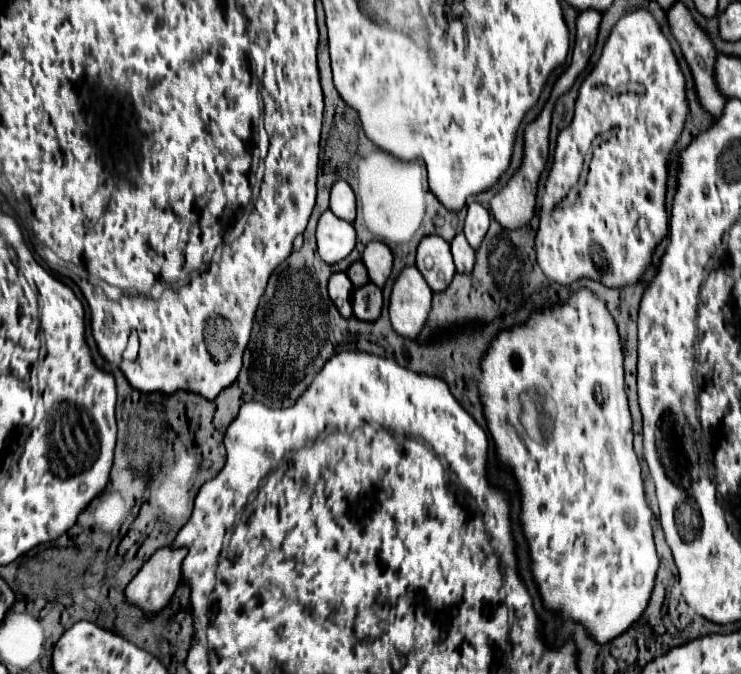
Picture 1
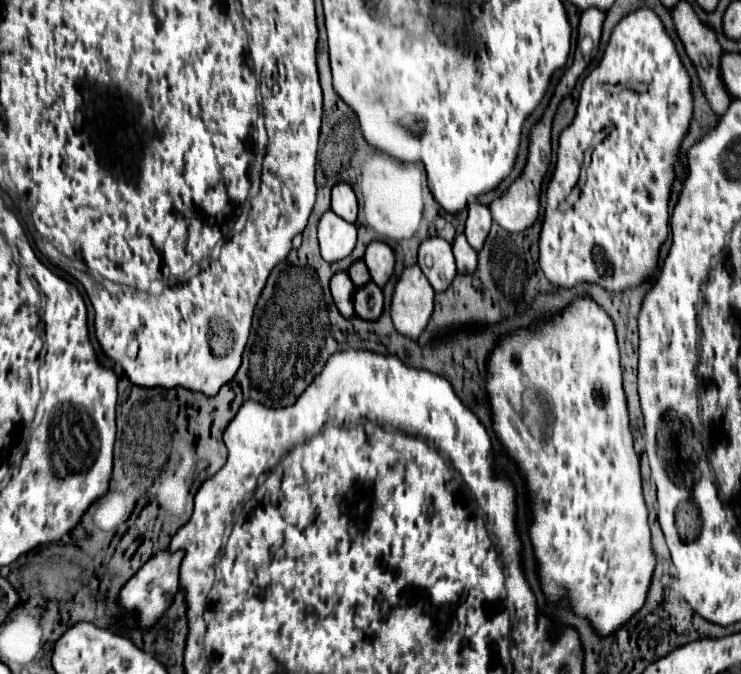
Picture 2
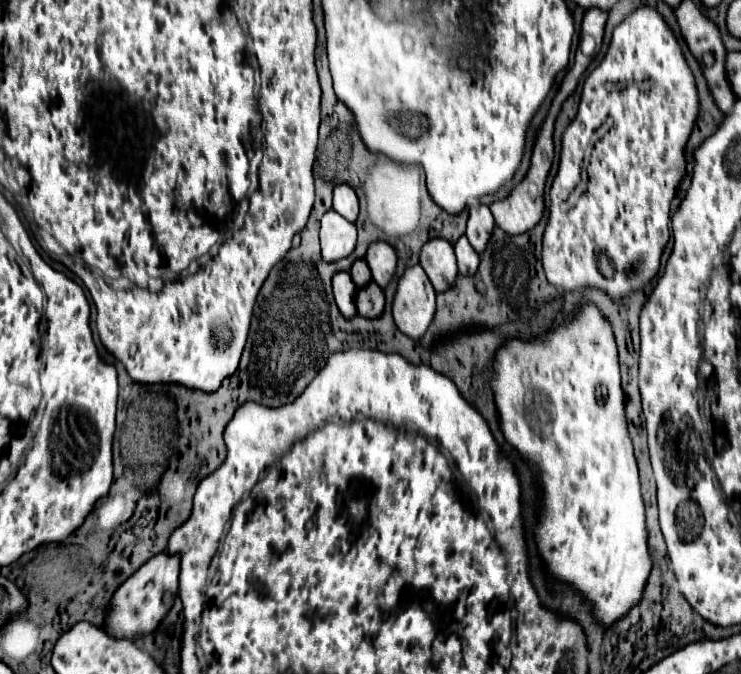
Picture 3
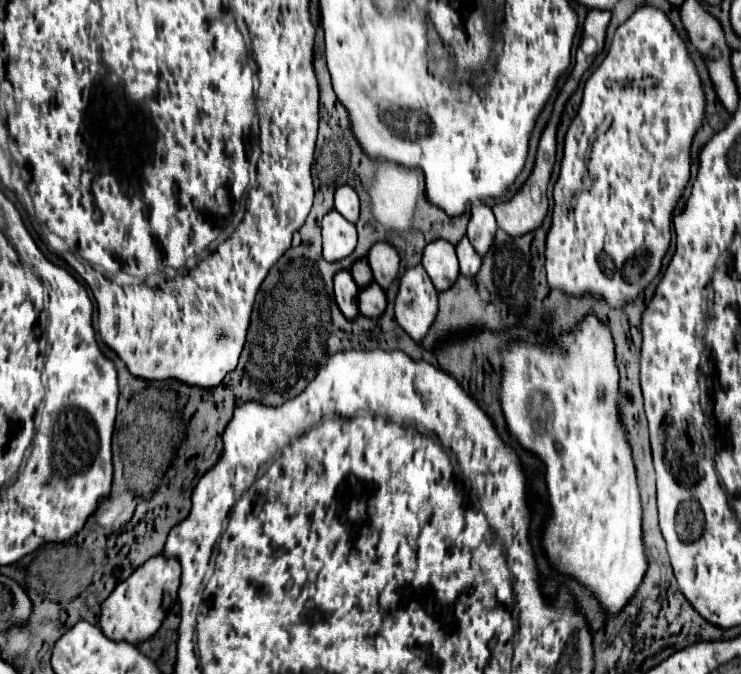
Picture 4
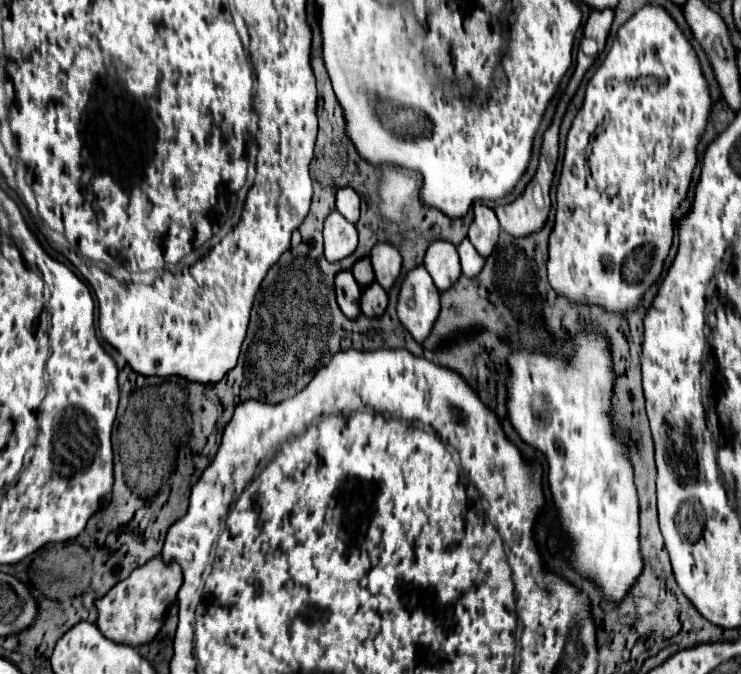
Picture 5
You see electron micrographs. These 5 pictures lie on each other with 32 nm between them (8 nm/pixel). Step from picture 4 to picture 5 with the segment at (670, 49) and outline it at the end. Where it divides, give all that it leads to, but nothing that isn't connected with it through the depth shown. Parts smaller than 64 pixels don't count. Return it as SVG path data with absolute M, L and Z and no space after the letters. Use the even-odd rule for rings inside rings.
M648 4L640 8L616 34L616 40L602 62L602 66L596 70L592 80L588 82L586 88L586 98L580 108L580 112L574 118L574 124L568 132L566 140L566 156L564 156L564 166L562 166L562 176L558 184L558 206L556 206L556 224L550 234L550 252L548 252L548 280L550 286L564 296L566 300L574 304L592 304L598 306L606 312L612 314L626 314L628 310L636 310L638 304L642 302L646 290L660 278L664 260L672 248L674 240L674 214L680 208L680 204L688 196L688 188L692 182L694 168L698 166L698 144L702 134L706 132L708 120L712 112L712 96L710 96L710 84L704 78L702 66L698 62L698 54L692 46L692 42L684 36L682 28L676 24L676 20L668 14L666 8ZM640 248L640 254L634 256L634 252Z

